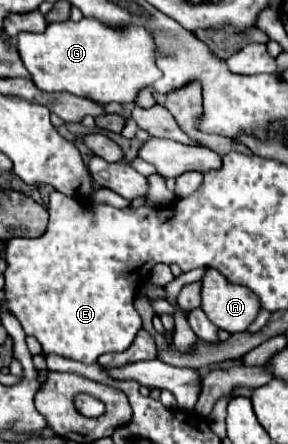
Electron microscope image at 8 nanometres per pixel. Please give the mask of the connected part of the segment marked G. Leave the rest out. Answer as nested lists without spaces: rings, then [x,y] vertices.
[[[82,18],[80,22],[52,22],[40,34],[20,32],[16,36],[16,48],[32,76],[32,82],[44,92],[66,90],[100,104],[126,104],[134,100],[140,88],[158,80],[154,42],[142,26],[112,30],[94,18]]]

